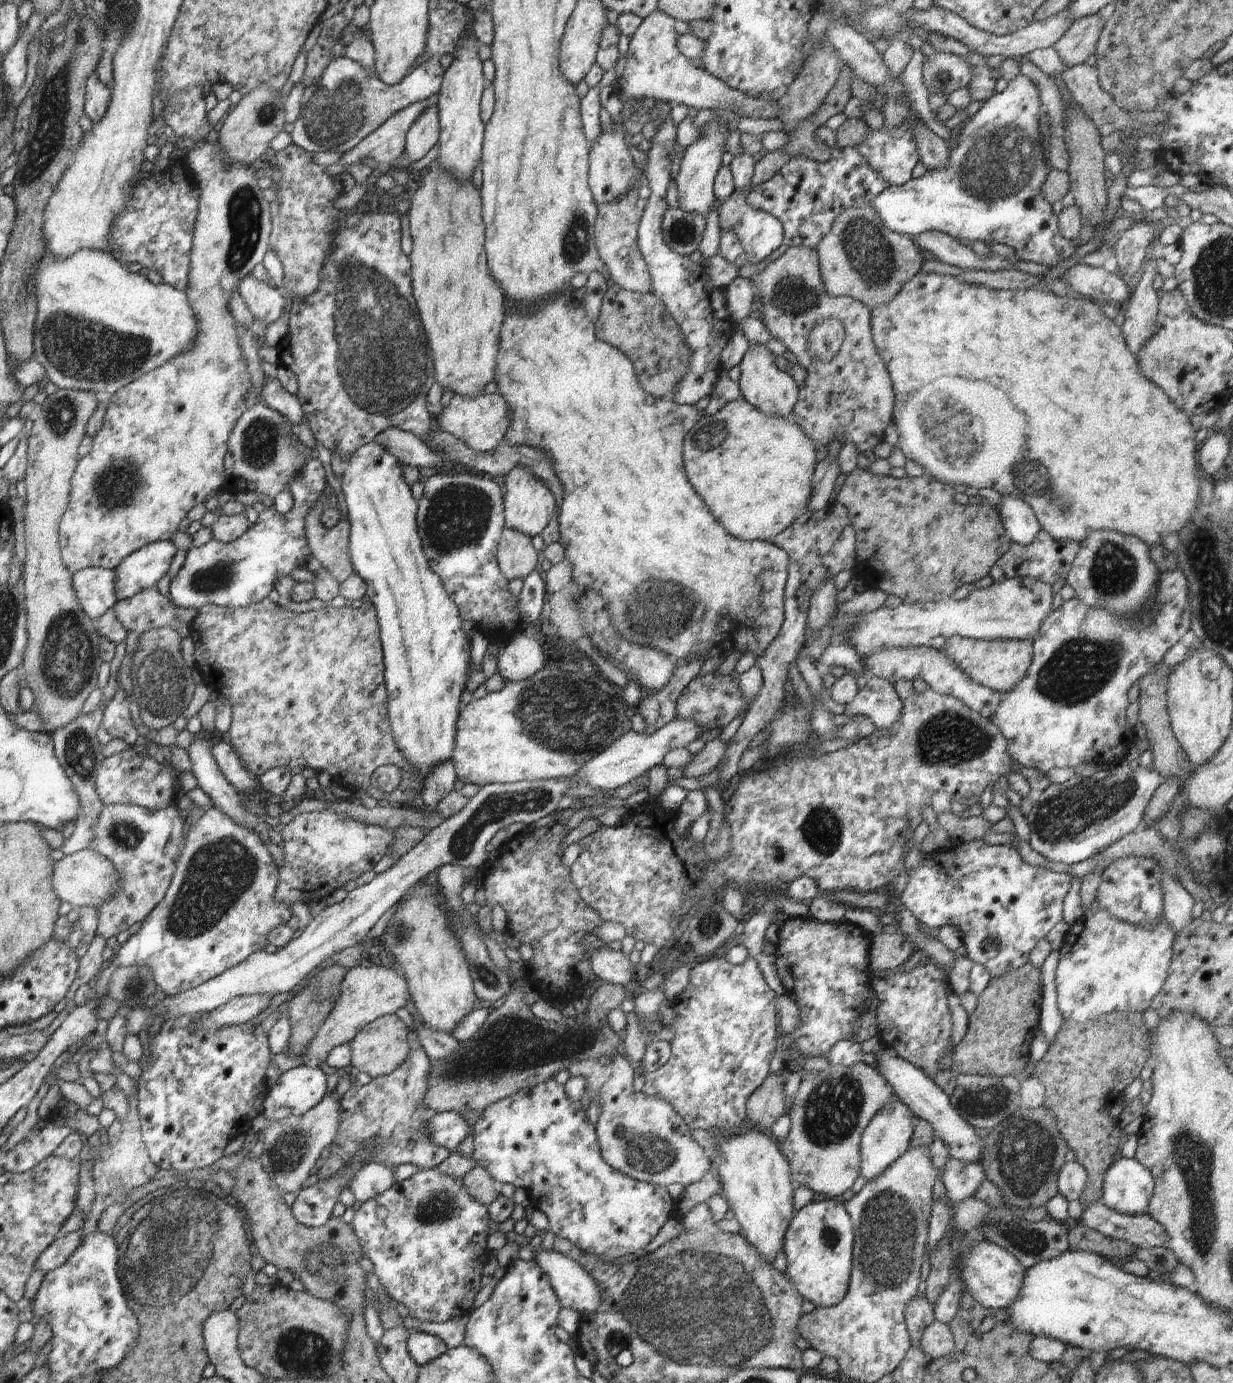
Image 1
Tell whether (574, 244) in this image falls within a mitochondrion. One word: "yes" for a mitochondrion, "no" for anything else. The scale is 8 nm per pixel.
yes

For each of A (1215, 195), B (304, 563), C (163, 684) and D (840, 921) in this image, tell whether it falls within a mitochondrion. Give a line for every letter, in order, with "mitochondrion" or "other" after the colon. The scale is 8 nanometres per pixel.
A: other
B: other
C: mitochondrion
D: other

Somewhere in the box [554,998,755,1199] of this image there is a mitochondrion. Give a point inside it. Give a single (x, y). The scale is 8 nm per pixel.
(654, 1153)

